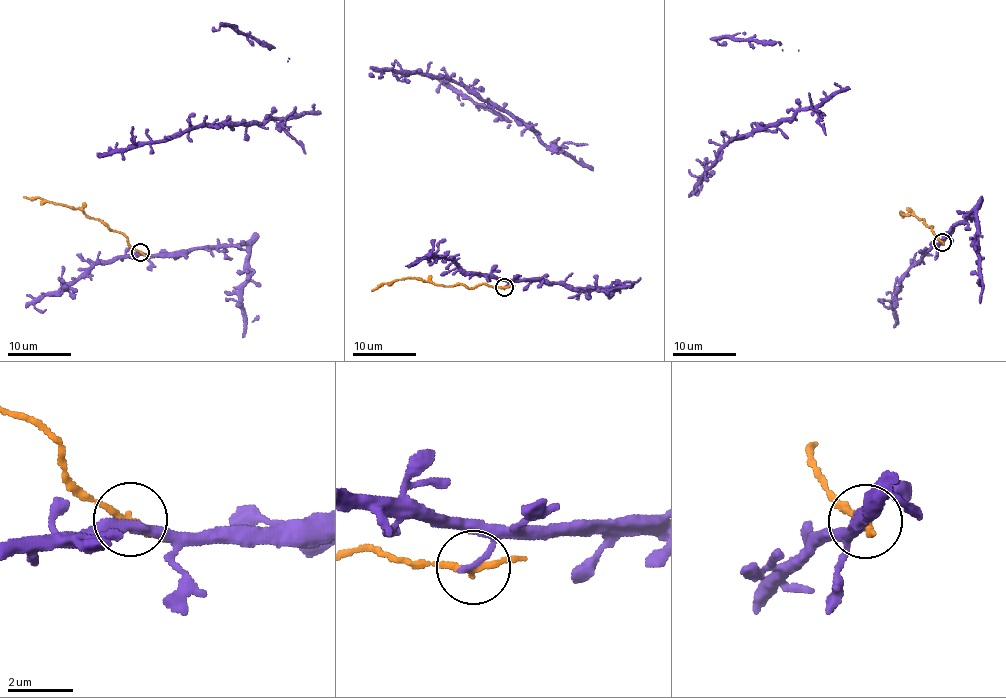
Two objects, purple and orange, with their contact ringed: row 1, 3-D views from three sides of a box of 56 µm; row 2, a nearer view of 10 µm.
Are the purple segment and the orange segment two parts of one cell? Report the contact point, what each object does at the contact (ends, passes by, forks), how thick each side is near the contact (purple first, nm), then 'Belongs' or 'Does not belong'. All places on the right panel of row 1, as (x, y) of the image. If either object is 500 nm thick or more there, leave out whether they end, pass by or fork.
Place: (942, 242). At the ring purple ends. At the ring orange passes by. Thickness 190 nm (purple) against 180 nm. Belongs

